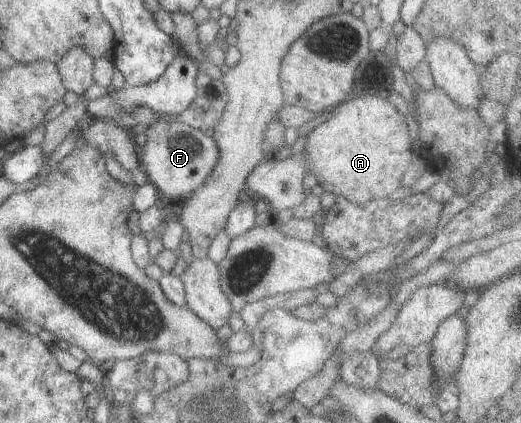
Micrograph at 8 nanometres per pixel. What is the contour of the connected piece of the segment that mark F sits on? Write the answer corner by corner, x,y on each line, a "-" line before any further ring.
152,119
143,132
146,142
138,148
138,158
145,178
173,203
186,199
207,178
215,165
218,151
212,137
180,121

